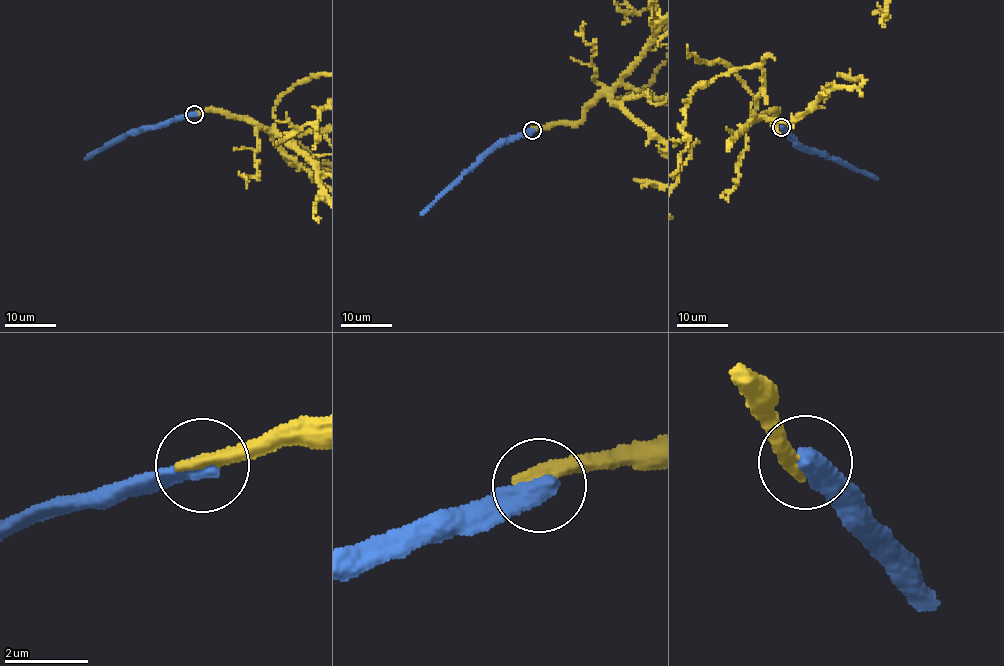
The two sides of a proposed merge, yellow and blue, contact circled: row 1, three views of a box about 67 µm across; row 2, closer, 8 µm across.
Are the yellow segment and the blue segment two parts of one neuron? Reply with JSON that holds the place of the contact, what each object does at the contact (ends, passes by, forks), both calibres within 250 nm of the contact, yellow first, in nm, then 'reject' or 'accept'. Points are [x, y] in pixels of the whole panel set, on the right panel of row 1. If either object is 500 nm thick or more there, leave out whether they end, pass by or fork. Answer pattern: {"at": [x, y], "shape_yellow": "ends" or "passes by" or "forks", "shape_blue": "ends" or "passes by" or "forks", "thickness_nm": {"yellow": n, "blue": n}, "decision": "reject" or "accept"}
{"at": [781, 127], "thickness_nm": {"yellow": 380, "blue": 550}, "decision": "accept"}

